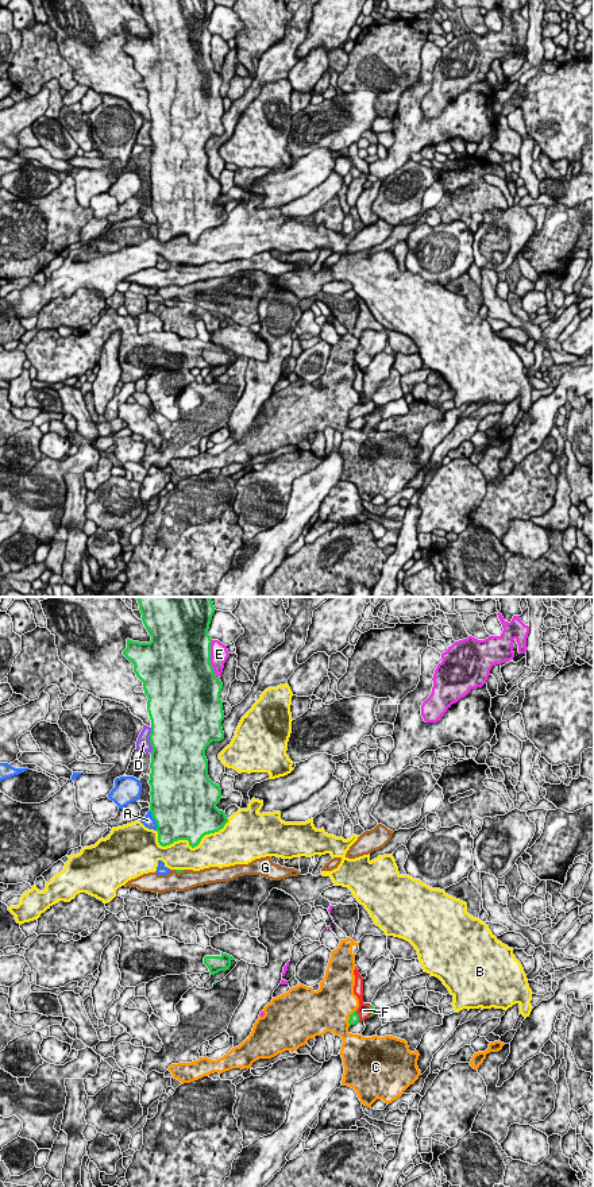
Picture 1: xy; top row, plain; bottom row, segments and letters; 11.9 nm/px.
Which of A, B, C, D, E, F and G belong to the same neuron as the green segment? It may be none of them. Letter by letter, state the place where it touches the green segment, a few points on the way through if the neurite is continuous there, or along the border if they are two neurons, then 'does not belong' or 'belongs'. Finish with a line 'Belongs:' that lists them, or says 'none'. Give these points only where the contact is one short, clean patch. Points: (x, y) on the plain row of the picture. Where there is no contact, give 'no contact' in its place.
A: xy (154, 214) | does not belong
B: xy (193, 242) | does not belong
C: xy (350, 412) | does not belong
D: xy (150, 135) | does not belong
E: xy (209, 54) | does not belong
F: xy (358, 411) | across xy (354, 412), (358, 411), (363, 405) | belongs
G: xy (180, 266) | does not belong
Belongs: F

